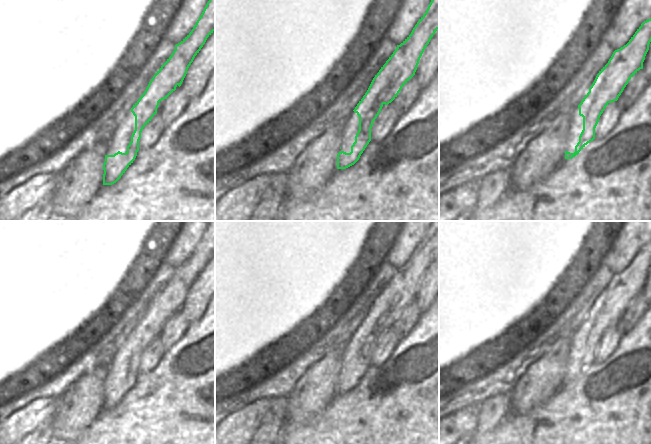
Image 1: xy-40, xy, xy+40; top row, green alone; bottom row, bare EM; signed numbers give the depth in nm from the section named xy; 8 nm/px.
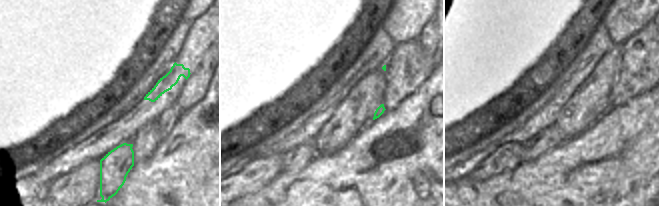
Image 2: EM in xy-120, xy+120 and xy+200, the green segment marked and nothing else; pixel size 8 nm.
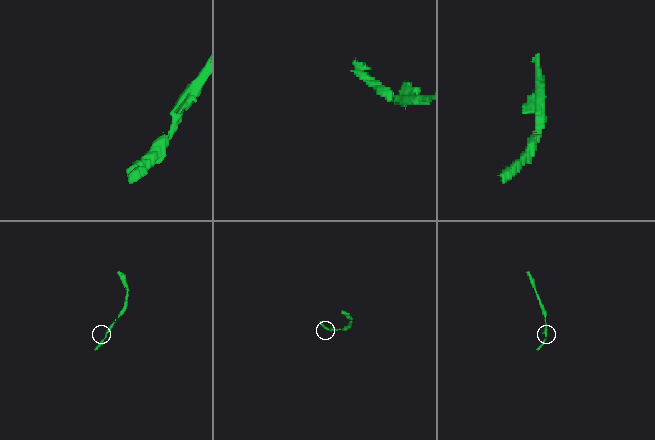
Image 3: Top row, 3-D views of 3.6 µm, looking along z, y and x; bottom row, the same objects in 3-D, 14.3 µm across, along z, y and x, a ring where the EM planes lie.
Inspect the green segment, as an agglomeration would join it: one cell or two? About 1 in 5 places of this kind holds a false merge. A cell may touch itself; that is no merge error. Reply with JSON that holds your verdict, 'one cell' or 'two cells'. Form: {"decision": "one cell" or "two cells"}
{"decision": "one cell"}

